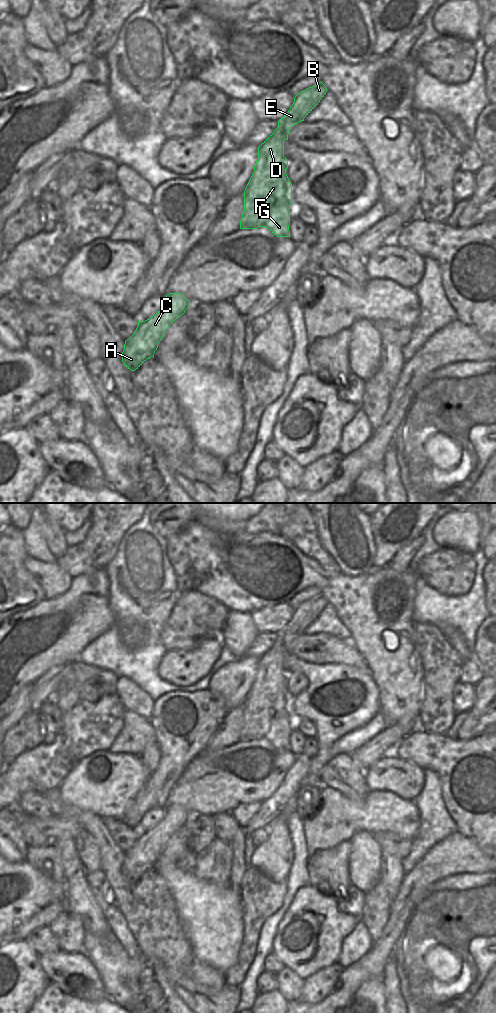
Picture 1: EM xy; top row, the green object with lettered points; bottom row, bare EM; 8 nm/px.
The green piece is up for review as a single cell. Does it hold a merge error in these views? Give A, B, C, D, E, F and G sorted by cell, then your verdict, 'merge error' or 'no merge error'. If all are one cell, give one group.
A C D F / B E G; merge error

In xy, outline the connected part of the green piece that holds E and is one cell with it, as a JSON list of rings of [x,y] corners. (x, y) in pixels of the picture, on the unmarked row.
[[[320,593],[317,597],[309,599],[294,609],[294,614],[288,624],[278,633],[286,652],[290,642],[318,617],[327,604],[326,598]]]

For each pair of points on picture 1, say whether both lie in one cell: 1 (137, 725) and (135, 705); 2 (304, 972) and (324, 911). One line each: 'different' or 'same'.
1: different
2: same

